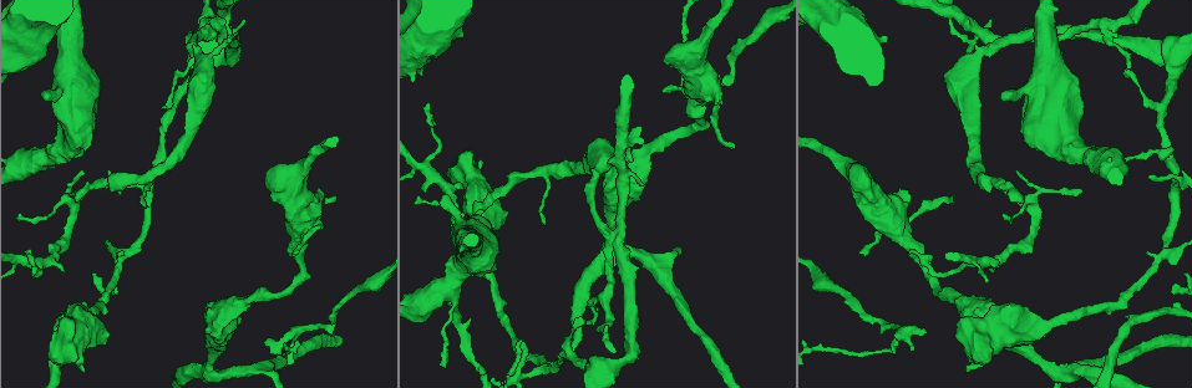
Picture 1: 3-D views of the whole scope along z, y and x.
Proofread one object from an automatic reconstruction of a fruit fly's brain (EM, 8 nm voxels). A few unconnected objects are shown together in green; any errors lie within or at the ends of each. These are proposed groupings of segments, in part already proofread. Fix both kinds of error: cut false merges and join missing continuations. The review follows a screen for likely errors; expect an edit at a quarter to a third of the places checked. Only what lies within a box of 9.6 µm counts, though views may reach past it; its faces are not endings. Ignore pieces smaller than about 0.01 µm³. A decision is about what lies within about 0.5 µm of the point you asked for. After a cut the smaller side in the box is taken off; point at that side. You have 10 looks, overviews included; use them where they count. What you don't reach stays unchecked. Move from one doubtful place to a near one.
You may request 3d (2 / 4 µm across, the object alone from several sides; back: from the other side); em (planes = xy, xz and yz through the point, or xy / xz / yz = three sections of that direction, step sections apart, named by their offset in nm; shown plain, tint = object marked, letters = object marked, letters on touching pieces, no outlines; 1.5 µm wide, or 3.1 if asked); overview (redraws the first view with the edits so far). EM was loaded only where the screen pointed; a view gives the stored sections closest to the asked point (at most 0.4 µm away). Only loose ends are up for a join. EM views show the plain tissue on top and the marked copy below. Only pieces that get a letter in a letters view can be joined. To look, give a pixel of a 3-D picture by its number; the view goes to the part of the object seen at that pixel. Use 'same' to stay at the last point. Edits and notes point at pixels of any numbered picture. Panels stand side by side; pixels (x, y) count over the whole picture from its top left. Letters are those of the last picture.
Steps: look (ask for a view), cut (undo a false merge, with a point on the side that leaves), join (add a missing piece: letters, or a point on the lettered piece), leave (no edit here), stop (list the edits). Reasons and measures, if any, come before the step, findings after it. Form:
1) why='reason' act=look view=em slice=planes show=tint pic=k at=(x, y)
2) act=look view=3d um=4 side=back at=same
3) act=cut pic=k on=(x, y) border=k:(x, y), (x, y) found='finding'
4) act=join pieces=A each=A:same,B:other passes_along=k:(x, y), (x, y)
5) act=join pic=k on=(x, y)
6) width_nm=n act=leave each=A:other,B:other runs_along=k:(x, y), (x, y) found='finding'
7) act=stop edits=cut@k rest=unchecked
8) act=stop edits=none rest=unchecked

why='closes a loop' act=look view=em slice=yz step=4 show=letters pic=1 at=(189, 69)

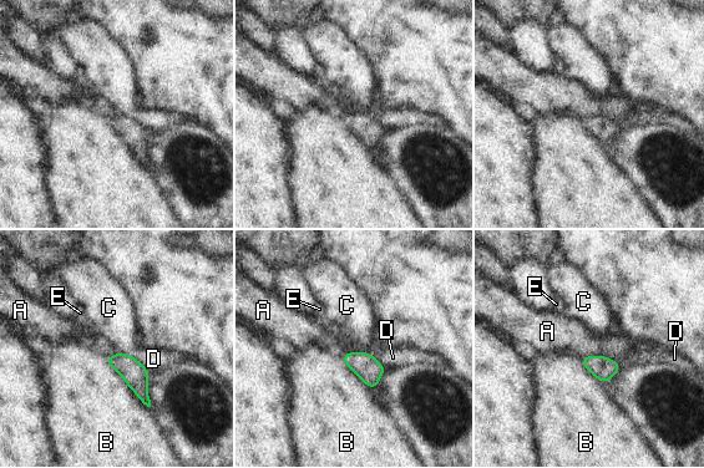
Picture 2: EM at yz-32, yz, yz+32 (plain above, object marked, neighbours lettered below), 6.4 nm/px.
act=leave each=A:other,B:other,C:other,D:other,E:other found='all the same neuron'

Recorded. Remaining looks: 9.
why='thin end' act=look view=em slice=planes show=letters pic=1 at=(446, 367)

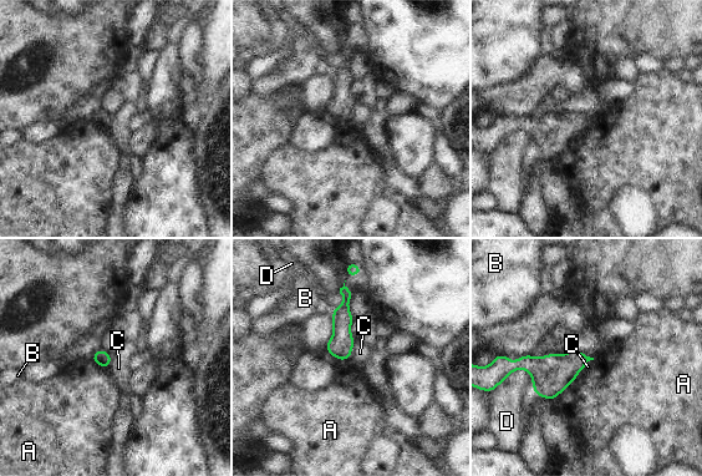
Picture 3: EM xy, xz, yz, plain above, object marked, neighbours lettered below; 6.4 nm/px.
longest_contact=D:200nm act=leave each=A:other,B:other,C:other,D:other border=3:(593, 359), (575, 376) found='none of them fits'

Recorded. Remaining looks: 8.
why='calibre changes' act=look view=em slice=planes show=tint pic=1 at=(26, 264)

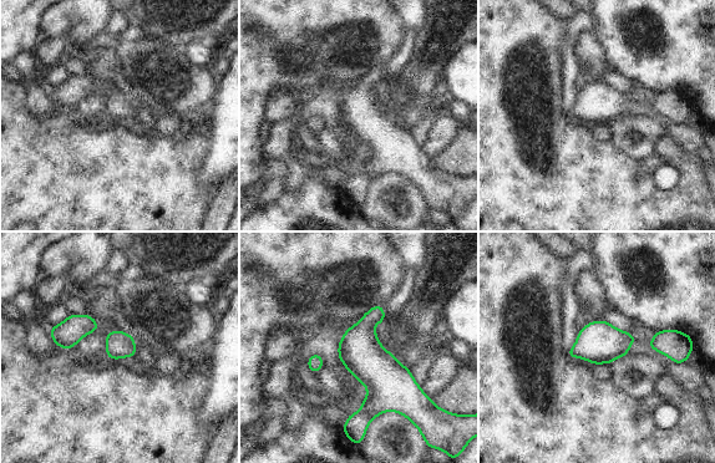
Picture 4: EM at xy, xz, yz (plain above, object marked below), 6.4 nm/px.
act=look view=em slice=planes show=letters at=same

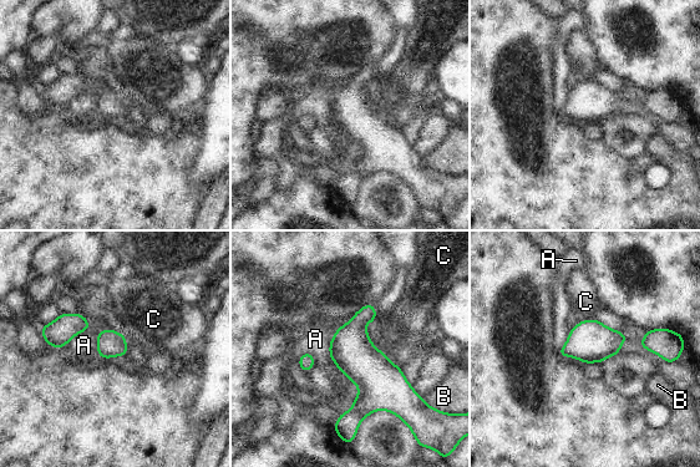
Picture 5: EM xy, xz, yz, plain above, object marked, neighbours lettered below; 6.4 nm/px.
longest_contact=A:260nm act=leave each=A:other,B:other,C:other runs_along=5:(370, 308), (359, 320), (365, 404), (344, 425) found='continuous, no second neuron'

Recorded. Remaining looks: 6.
why='a narrow waist' act=look view=3d um=4 pic=1 at=(707, 87)

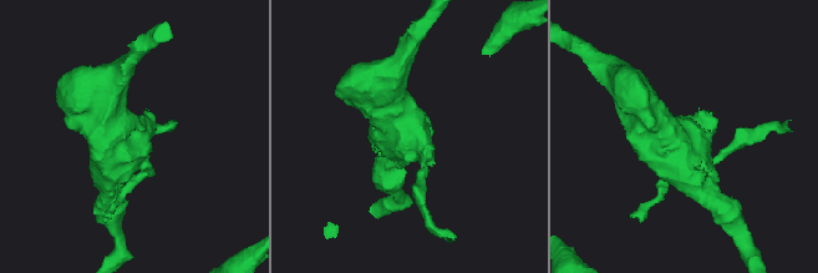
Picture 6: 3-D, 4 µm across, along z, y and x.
act=look view=em slice=xy step=4 show=tint pic=6 at=(129, 151)

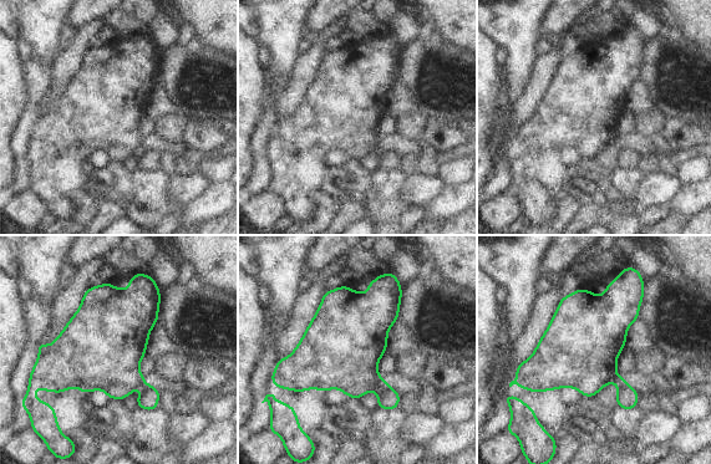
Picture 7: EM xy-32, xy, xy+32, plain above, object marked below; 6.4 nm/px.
why='another direction' act=look view=em slice=planes show=letters at=same

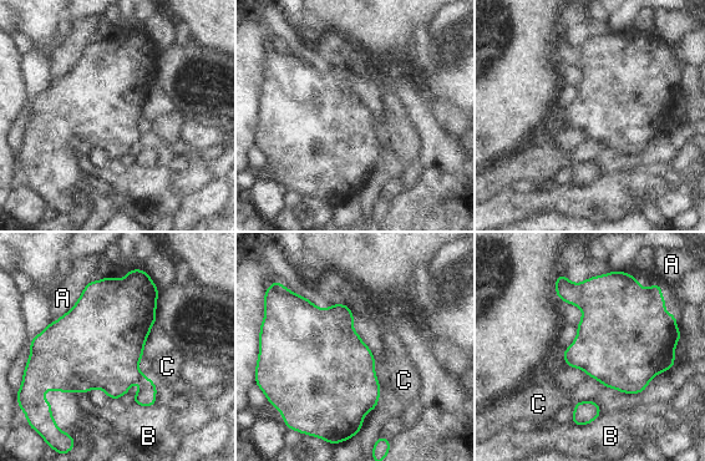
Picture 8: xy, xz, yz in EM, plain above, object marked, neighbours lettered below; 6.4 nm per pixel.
longest_contact=A:380nm act=cut pic=8 on=(146, 396) each=A:other,B:other,C:other border=8:(142, 375), (138, 380) found='a second neuron is stuck on'

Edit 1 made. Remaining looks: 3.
act=stop edits=cut@8 rest=unchecked

